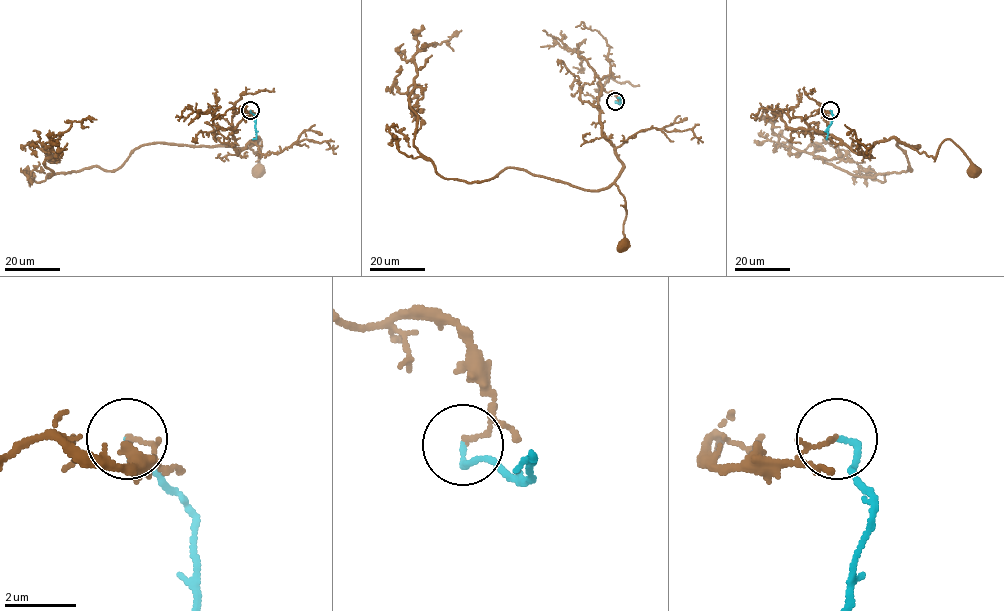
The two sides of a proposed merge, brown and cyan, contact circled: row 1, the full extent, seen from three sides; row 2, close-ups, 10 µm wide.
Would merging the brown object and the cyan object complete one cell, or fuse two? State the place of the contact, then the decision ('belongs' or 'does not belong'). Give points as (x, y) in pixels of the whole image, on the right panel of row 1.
(830, 110) | does not belong

